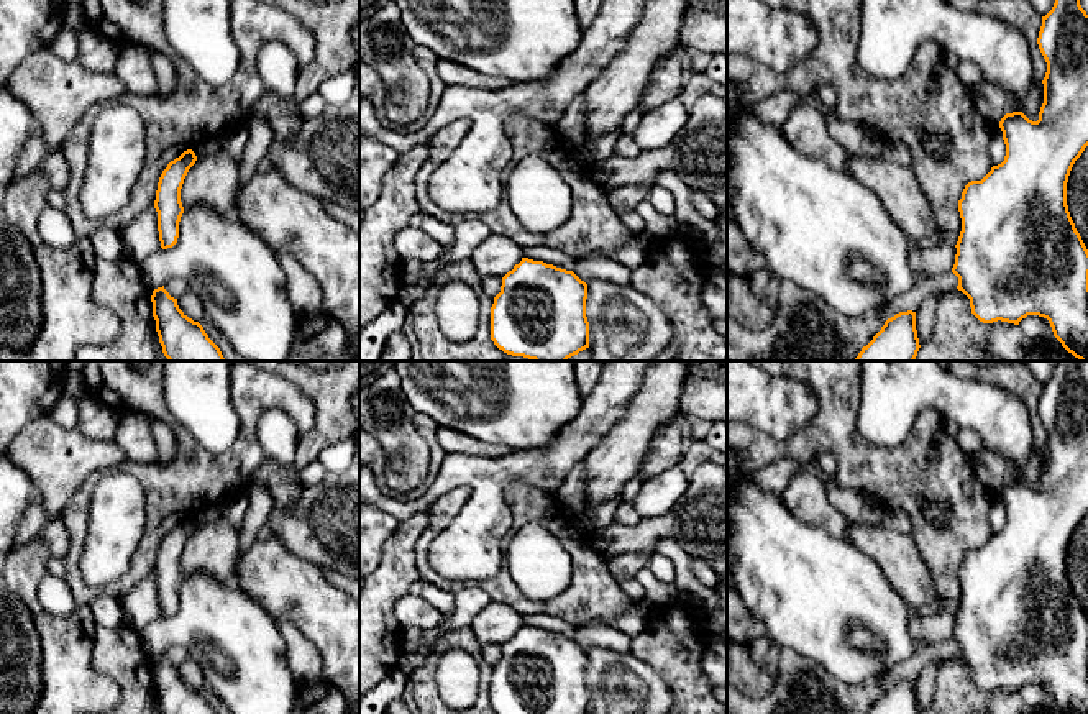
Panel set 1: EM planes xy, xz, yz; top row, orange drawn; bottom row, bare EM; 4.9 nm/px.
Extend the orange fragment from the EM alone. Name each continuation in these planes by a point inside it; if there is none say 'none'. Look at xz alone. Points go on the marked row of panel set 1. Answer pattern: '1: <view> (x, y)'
none

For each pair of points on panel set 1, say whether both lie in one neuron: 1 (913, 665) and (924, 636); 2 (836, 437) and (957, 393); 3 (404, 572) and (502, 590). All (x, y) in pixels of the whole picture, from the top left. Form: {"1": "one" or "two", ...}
{"1": "two", "2": "two", "3": "two"}

